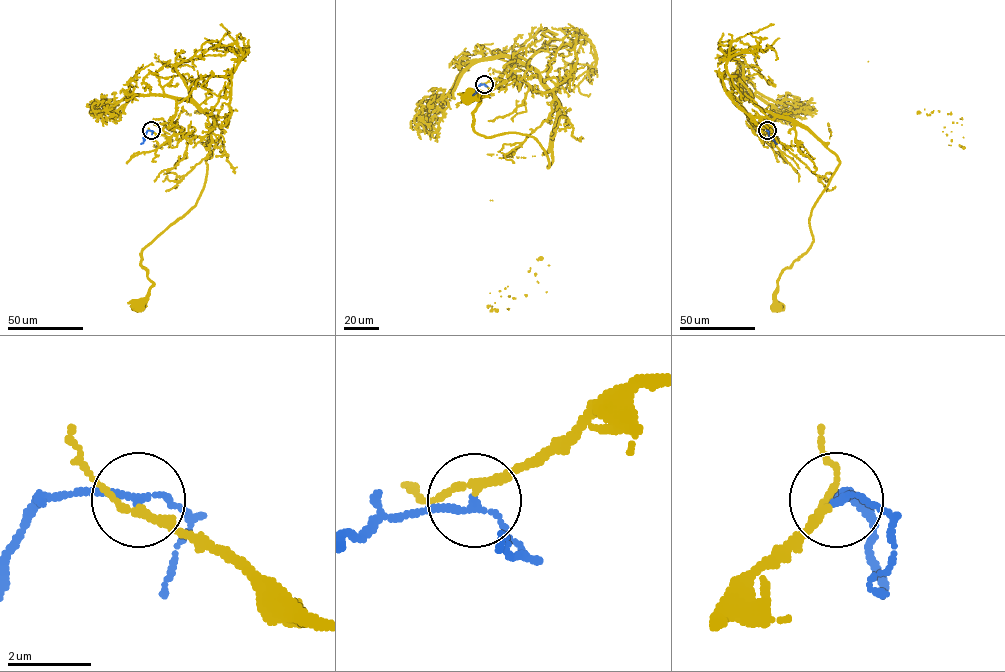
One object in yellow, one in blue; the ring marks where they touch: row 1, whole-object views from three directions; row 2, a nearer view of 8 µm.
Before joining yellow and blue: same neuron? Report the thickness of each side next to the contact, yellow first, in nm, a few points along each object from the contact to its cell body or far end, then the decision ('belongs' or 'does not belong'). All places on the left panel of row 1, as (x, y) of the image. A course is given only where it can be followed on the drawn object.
180/150 nm | yellow via (151, 130), (204, 137), (213, 117), (207, 175), (197, 202), (141, 252), (141, 265), (153, 285), (139, 304) | blue via (151, 130), (147, 131), (140, 144) | belongs

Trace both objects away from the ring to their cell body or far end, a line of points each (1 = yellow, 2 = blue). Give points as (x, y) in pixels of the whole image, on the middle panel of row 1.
1: (484, 84), (557, 88), (548, 167), (534, 138), (478, 134), (473, 112), (487, 96), (471, 93)
2: (484, 84), (478, 86), (472, 95)

